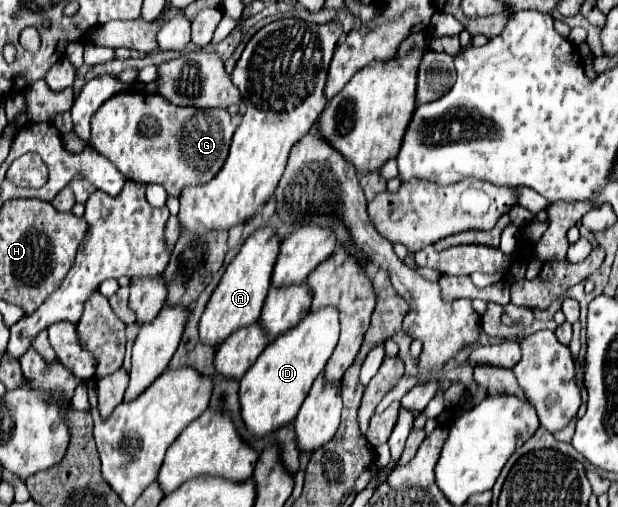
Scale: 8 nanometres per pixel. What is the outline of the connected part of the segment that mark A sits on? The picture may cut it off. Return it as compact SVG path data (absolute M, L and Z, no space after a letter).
M261 228L245 240L239 254L231 260L225 274L221 276L217 288L213 290L213 294L201 314L199 338L203 344L219 346L241 326L255 324L259 320L269 284L271 284L269 280L271 280L271 270L273 270L277 252L279 252L279 240L271 228Z

